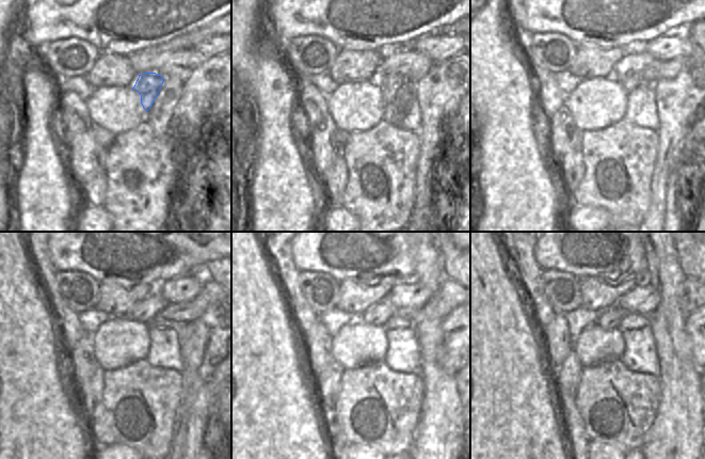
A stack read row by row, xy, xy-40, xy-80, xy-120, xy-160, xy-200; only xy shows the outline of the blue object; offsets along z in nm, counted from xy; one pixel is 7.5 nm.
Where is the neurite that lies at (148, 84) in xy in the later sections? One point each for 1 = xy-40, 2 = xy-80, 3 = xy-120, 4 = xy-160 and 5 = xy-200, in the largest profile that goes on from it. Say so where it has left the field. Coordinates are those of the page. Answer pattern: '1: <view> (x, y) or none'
1: xy-40 (389, 86)
2: xy-80 (669, 69)
3: xy-120 (187, 312)
4: xy-160 (448, 297)
5: xy-200 (687, 298)

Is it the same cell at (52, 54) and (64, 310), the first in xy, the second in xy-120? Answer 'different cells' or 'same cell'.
different cells

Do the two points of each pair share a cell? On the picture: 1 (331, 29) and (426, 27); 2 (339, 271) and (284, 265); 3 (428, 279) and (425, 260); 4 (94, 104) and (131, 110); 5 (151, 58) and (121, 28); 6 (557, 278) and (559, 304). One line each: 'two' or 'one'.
1: one
2: two
3: one
4: one
5: two
6: one

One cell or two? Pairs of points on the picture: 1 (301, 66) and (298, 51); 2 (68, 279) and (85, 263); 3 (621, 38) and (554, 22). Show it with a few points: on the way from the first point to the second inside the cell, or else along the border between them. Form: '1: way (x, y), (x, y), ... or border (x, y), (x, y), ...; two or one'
1: way (301, 63), (301, 54); one
2: border (58, 270), (81, 270), (87, 272), (99, 282); two
3: way (604, 41), (585, 37), (578, 31), (571, 29); one

